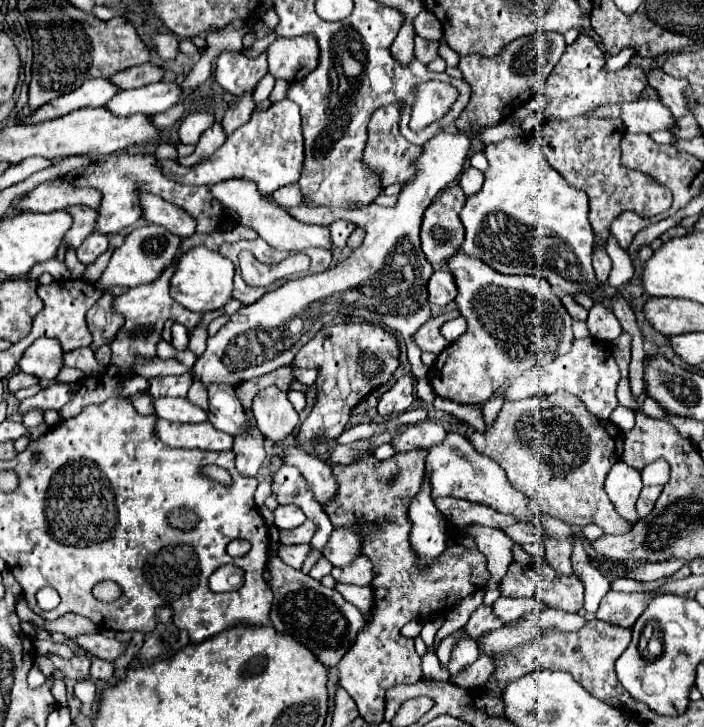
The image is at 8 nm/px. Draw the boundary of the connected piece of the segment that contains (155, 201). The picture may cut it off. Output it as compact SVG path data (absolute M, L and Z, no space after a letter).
M144 194L140 198L140 204L144 210L144 218L148 222L164 226L176 236L186 238L186 236L192 236L196 232L196 218L192 218L180 206L172 206L172 204L164 202L162 198L152 196L152 194Z

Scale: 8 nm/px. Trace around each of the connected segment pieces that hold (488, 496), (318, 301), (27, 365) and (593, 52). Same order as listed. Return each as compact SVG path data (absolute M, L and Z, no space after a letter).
M448 432L442 442L428 448L426 472L430 474L432 498L440 498L440 496L466 498L466 500L488 504L504 514L512 514L520 522L530 522L528 516L532 512L526 508L528 500L524 498L524 494L514 490L512 486L508 486L504 470L500 470L500 466L496 466L496 462L492 462L492 458L478 454L474 450L474 446L470 444L470 440L466 440L464 436L460 436L456 432Z
M440 130L422 146L420 156L414 160L416 174L402 186L398 202L392 208L378 204L368 204L356 210L330 210L326 206L282 208L307 224L327 226L339 219L360 224L366 228L364 244L334 268L320 274L286 280L276 290L264 294L258 302L242 306L234 316L230 316L228 324L224 324L216 336L208 338L204 354L198 356L192 366L194 378L208 388L210 384L234 386L268 374L290 364L298 350L336 316L356 316L364 322L388 326L404 334L411 372L417 380L426 377L429 368L422 363L422 352L413 341L412 334L424 322L428 322L428 318L432 318L428 304L428 278L434 270L420 250L418 232L424 210L438 196L438 192L448 188L448 184L462 172L468 152L470 138L466 134L460 130Z
M38 338L24 350L18 368L40 380L54 380L64 366L64 350L54 338Z
M580 34L572 44L566 46L564 58L556 64L556 70L548 76L544 96L546 96L546 118L568 120L588 114L588 110L596 110L600 106L612 102L628 102L638 100L640 92L646 88L646 74L638 66L626 66L618 72L604 72L604 52L598 48L592 36Z

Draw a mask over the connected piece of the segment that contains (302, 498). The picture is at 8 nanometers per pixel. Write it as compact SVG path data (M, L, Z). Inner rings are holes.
M282 466L272 480L272 492L276 496L276 500L280 505L295 504L304 510L304 514L308 518L312 518L318 524L318 530L310 542L312 550L322 550L324 544L330 538L330 532L334 530L332 522L328 520L328 516L320 510L320 506L316 504L312 490L308 486L308 482L304 482L304 476L300 474L300 470L296 470L294 466Z

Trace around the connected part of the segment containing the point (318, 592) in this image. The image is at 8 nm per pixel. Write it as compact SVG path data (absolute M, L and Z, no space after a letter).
M274 554L268 560L270 572L270 588L274 592L274 604L270 612L270 622L280 634L288 634L306 646L324 666L336 666L340 658L346 654L346 648L352 646L356 634L364 628L366 616L346 602L342 594L334 588L326 588L320 582L312 580L310 576L302 574L300 570L292 570L288 564L280 562Z

